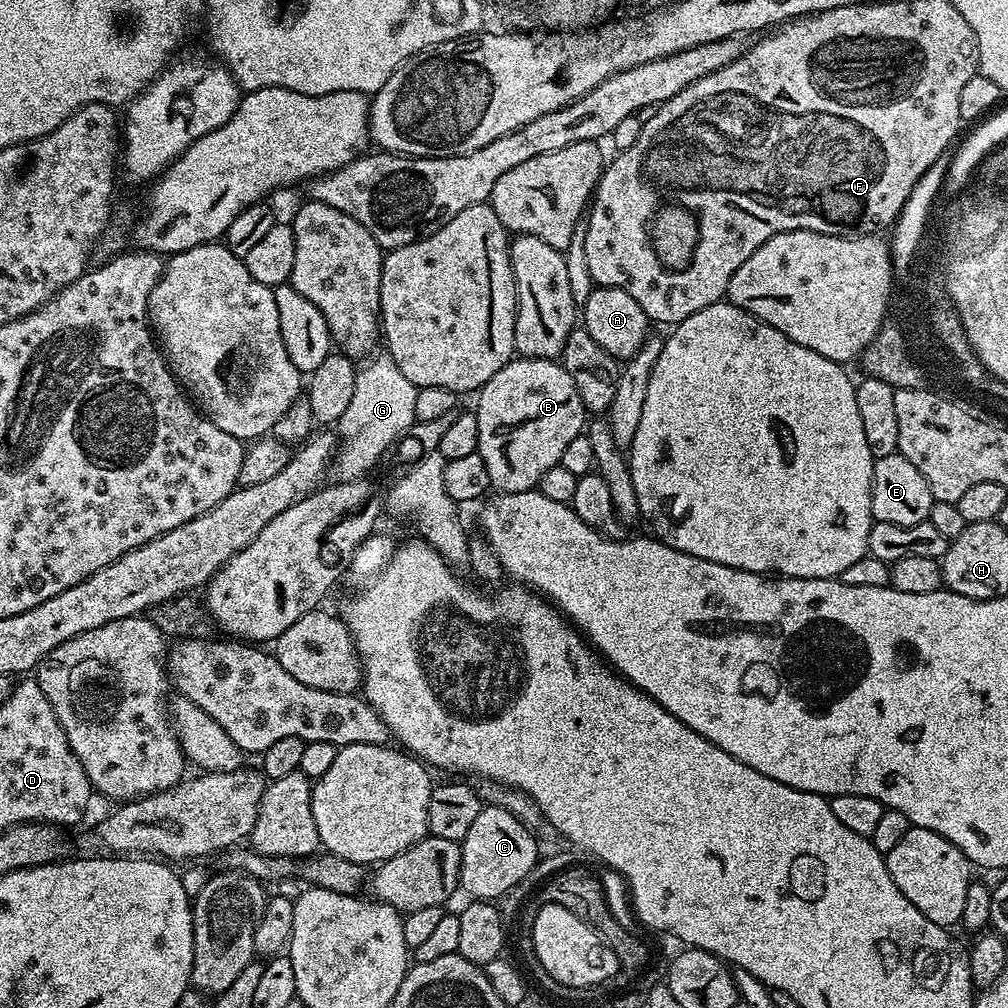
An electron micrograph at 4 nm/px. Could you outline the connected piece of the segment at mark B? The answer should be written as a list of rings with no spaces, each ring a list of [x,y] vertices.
[[[513,358],[479,388],[476,398],[476,450],[482,462],[486,462],[486,472],[497,493],[533,491],[542,474],[560,463],[566,446],[586,428],[578,386],[574,386],[574,378],[556,360]]]

